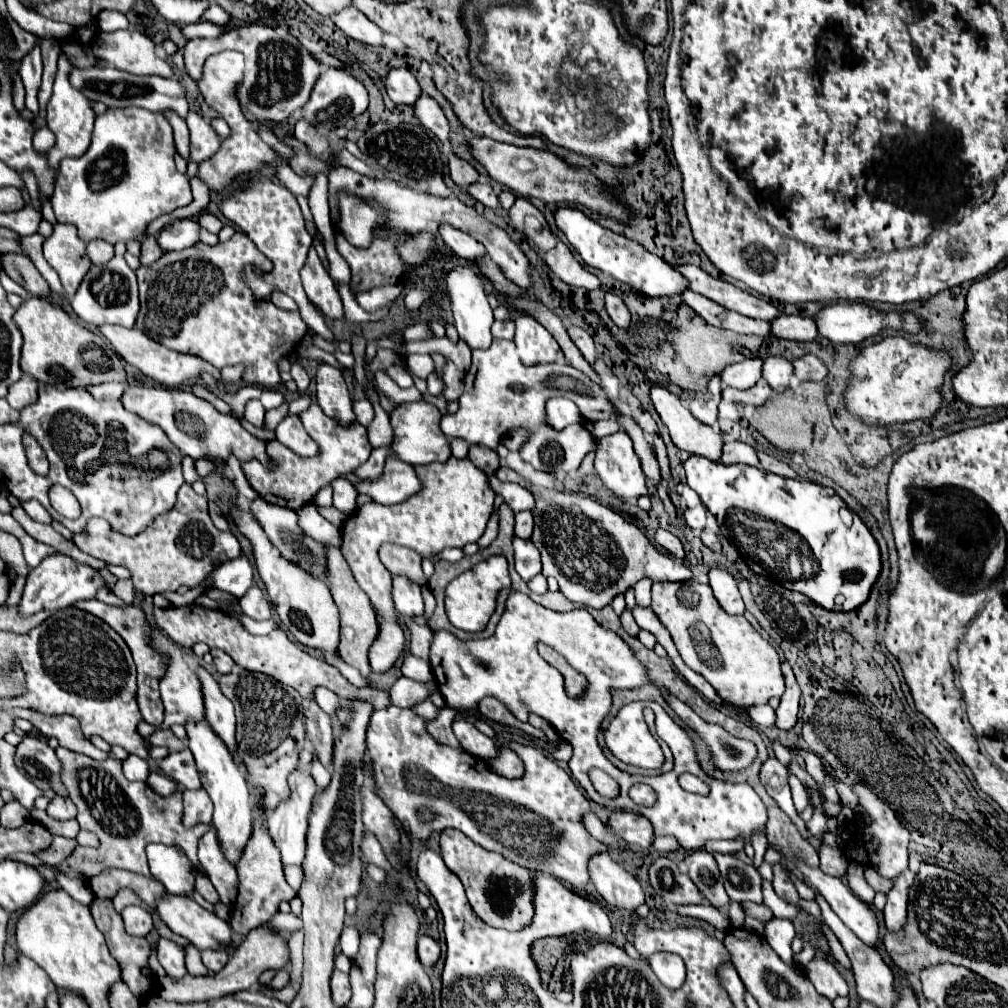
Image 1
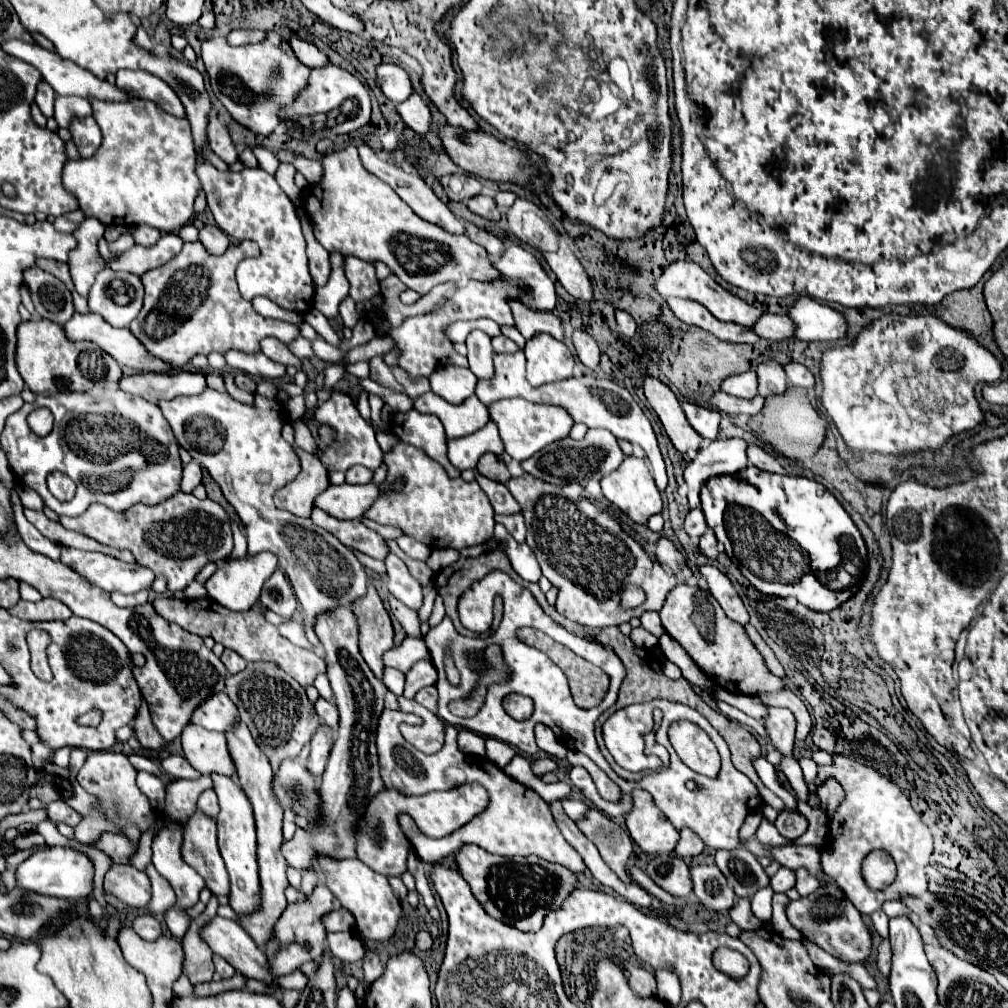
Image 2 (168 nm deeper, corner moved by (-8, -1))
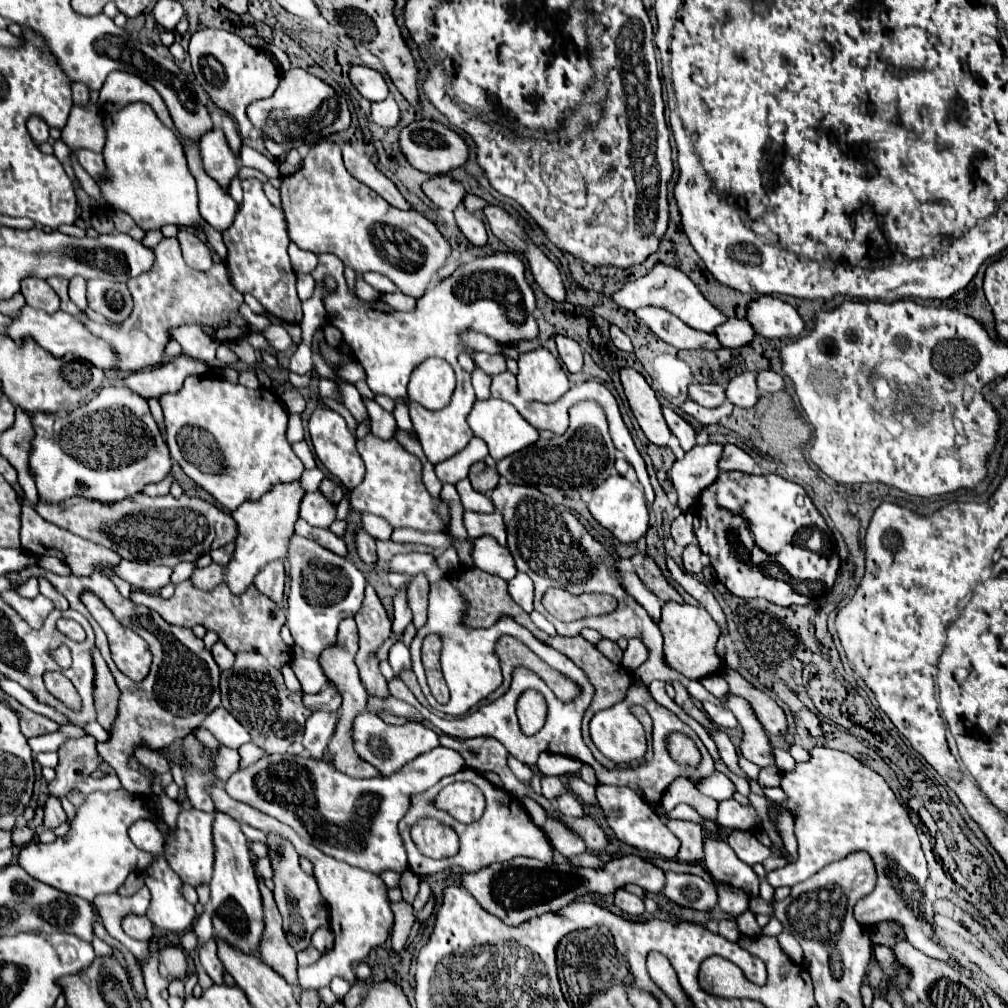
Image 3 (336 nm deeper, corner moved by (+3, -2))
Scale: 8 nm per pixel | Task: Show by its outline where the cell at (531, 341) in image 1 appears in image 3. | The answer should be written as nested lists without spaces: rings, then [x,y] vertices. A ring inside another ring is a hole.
[[[546,348],[518,356],[518,388],[526,400],[554,402],[570,386],[560,360]]]

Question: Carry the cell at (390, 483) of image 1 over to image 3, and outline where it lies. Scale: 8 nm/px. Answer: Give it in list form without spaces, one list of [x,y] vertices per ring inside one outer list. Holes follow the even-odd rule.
[[[310,492],[300,504],[300,518],[304,518],[310,526],[330,528],[336,520],[336,504],[322,492]]]

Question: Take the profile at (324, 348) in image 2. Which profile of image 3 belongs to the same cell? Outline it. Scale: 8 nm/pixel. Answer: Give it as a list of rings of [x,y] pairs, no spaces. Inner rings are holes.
[[[270,326],[264,330],[264,336],[266,340],[280,352],[290,352],[290,350],[296,350],[296,344],[292,340],[292,336],[286,332],[284,326]]]

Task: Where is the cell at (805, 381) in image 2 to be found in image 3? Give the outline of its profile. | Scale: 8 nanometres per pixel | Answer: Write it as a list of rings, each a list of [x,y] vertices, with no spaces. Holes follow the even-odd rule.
[[[774,370],[758,372],[758,388],[762,392],[778,392],[778,390],[784,390],[784,378],[780,374],[776,374]]]

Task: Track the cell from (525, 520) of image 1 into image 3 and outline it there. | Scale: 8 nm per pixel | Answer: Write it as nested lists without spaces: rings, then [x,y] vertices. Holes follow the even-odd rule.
[[[464,512],[464,524],[470,538],[478,538],[484,534],[494,536],[502,546],[506,546],[506,526],[500,512],[492,514],[478,514],[478,512]]]

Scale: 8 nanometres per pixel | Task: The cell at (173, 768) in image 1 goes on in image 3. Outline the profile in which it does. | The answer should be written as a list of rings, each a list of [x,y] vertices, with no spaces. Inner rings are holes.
[[[136,748],[134,756],[136,756],[136,760],[138,760],[142,766],[150,768],[150,770],[156,772],[156,774],[170,772],[168,760],[166,760],[160,752],[154,752],[154,750],[148,750],[148,748]]]

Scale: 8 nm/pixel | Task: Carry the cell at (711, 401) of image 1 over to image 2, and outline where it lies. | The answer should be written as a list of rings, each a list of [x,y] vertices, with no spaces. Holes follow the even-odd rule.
[[[681,403],[683,407],[683,413],[689,421],[689,425],[707,441],[715,441],[717,439],[717,429],[719,429],[719,421],[721,421],[721,415],[717,411],[711,411],[711,409],[703,409],[703,407],[697,407],[693,403]]]

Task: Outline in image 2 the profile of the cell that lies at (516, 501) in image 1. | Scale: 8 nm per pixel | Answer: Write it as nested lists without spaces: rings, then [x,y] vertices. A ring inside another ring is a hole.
[[[475,475],[475,481],[481,485],[481,489],[487,493],[491,505],[493,505],[493,511],[499,513],[499,515],[511,515],[511,513],[519,513],[519,503],[513,499],[513,495],[509,493],[509,489],[501,483],[495,483],[483,475]]]

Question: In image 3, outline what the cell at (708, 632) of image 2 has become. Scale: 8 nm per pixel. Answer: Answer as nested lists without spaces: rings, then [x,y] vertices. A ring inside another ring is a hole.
[[[666,602],[662,606],[662,620],[658,628],[664,636],[666,662],[670,662],[670,666],[682,672],[686,678],[702,680],[710,674],[720,674],[724,670],[724,660],[716,652],[720,628],[714,624],[712,616],[706,612],[704,606],[692,606],[684,602],[682,604]]]

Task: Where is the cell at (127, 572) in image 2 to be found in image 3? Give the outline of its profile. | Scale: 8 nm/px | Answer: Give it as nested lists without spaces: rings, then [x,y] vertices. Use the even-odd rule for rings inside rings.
[[[120,560],[116,566],[112,564],[98,564],[96,572],[102,576],[116,574],[118,578],[126,580],[134,590],[160,590],[170,582],[172,570],[166,566],[148,566],[144,562],[128,562]]]

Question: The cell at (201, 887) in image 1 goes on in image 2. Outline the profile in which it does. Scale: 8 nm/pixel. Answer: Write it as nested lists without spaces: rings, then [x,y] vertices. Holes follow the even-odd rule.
[[[213,895],[211,901],[207,903],[207,909],[203,911],[201,917],[197,917],[195,923],[191,923],[189,931],[183,937],[183,949],[185,949],[185,963],[183,963],[183,975],[191,981],[191,985],[209,981],[215,973],[213,961],[211,961],[211,949],[207,943],[201,939],[201,927],[209,923],[217,915],[217,897]]]

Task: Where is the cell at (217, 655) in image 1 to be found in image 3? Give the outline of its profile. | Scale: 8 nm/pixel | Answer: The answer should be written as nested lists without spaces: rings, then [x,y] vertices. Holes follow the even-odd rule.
[[[216,642],[216,644],[212,646],[212,656],[214,656],[216,664],[220,666],[220,670],[228,670],[228,668],[232,668],[232,664],[234,664],[234,654],[232,654],[222,642]]]

